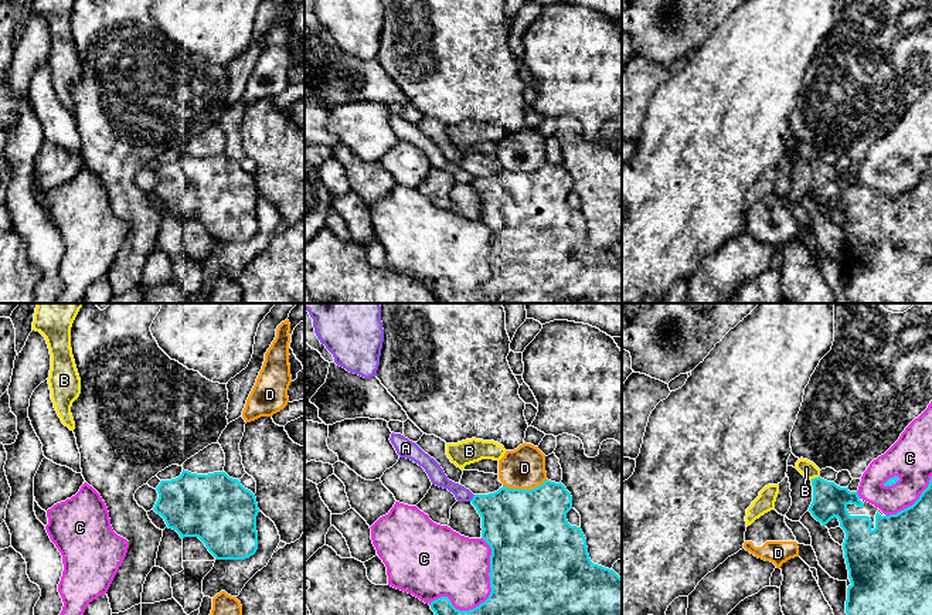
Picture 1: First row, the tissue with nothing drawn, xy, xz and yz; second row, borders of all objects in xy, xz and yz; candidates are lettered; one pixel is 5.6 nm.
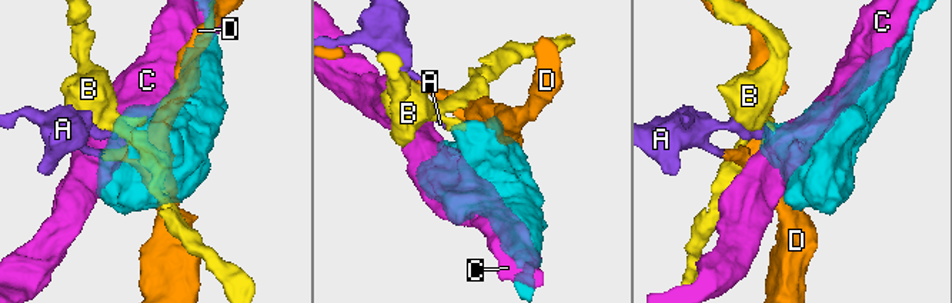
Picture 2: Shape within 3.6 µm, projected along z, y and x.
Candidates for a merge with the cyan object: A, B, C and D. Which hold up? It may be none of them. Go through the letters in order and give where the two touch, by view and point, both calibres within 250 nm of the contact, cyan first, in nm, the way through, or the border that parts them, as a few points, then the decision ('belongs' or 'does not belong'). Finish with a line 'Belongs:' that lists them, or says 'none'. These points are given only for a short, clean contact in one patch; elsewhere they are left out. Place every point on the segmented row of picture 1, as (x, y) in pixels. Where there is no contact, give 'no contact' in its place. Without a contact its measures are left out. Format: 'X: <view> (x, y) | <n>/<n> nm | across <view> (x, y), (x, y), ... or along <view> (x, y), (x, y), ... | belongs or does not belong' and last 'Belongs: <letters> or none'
A: xz (473, 498) | 360/90 nm | along xz (475, 495), (469, 500) | does not belong
B: yz (815, 478) | 190/90 nm | does not belong
C: xz (489, 597) | 440/360 nm | does not belong
D: xz (523, 489) | 460/240 nm | does not belong
Belongs: none

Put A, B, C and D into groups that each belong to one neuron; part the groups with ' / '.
A D / B / C

